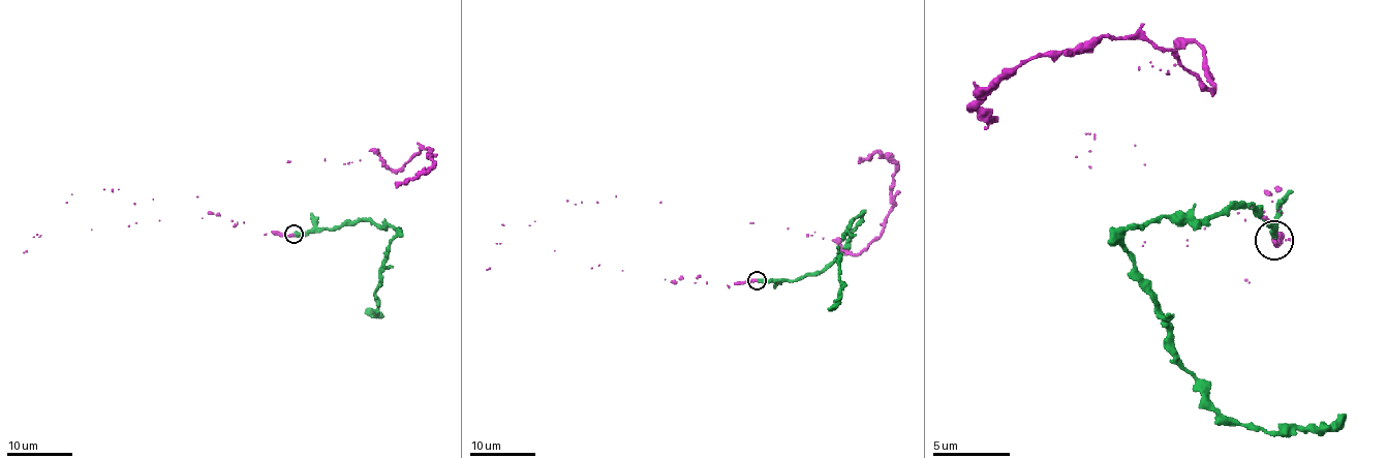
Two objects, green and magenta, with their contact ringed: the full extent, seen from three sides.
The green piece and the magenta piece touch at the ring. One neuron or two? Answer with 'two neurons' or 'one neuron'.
one neuron

